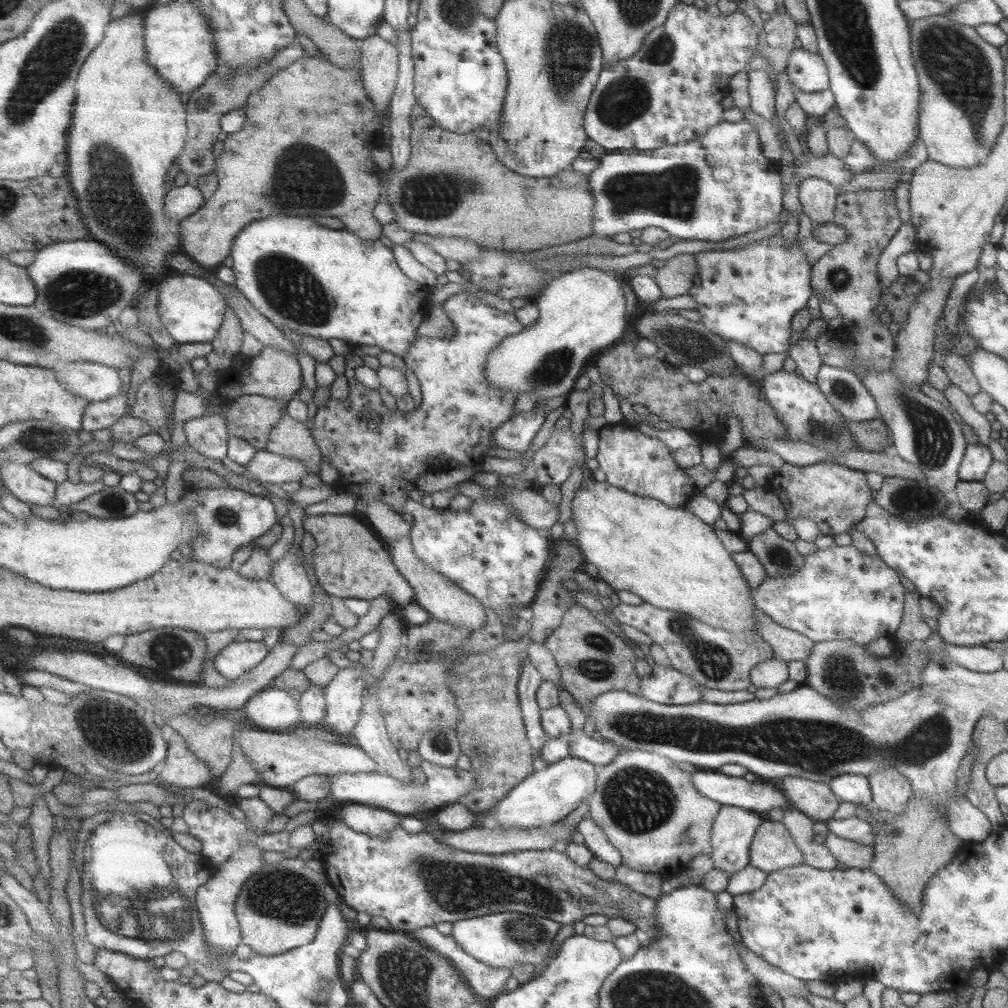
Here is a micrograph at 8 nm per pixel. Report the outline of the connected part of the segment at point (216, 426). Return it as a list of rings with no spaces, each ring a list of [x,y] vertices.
[[[226,412],[205,414],[199,418],[187,420],[184,424],[188,444],[194,446],[201,454],[219,460],[228,456],[230,439]]]

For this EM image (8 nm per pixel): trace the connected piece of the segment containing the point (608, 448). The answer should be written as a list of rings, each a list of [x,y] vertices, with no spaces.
[[[626,422],[606,423],[598,430],[598,445],[595,460],[598,462],[598,476],[605,479],[609,485],[633,493],[637,497],[646,497],[658,500],[671,508],[682,507],[689,499],[696,495],[695,482],[683,473],[682,468],[674,461],[673,451],[663,442],[651,438]]]

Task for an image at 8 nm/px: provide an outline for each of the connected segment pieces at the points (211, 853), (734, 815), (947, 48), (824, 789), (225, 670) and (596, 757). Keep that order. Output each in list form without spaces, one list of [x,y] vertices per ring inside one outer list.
[[[191,799],[187,801],[187,808],[181,816],[188,828],[187,834],[201,844],[201,853],[209,858],[211,865],[221,865],[239,848],[251,844],[251,846],[261,847],[264,851],[285,852],[291,848],[291,834],[292,832],[279,832],[275,834],[267,834],[259,837],[257,833],[248,828],[245,822],[239,822],[225,811],[218,807],[205,807],[201,800]]]
[[[721,805],[718,813],[712,821],[710,832],[710,845],[712,848],[709,854],[715,868],[724,870],[728,878],[737,872],[743,865],[748,864],[748,846],[753,838],[755,830],[762,822],[757,813],[748,811],[736,806]]]
[[[945,15],[911,20],[909,28],[912,63],[924,90],[918,130],[928,159],[953,168],[973,168],[990,155],[1003,126],[1003,59],[997,47],[985,42],[974,27],[957,24]]]
[[[786,776],[780,779],[780,784],[792,808],[806,814],[814,822],[833,819],[833,812],[840,800],[825,783],[807,780],[800,776]]]
[[[263,640],[232,642],[215,656],[213,663],[216,670],[232,682],[261,664],[270,652]]]
[[[573,730],[567,738],[571,745],[571,757],[581,758],[593,764],[597,769],[612,762],[613,758],[616,758],[617,754],[622,751],[622,748],[610,741],[601,743],[581,731]]]

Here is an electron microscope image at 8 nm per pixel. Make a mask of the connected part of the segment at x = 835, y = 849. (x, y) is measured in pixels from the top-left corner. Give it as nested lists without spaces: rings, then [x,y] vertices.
[[[828,831],[823,845],[835,857],[836,862],[841,862],[849,868],[870,868],[874,853],[871,847],[841,839]]]

